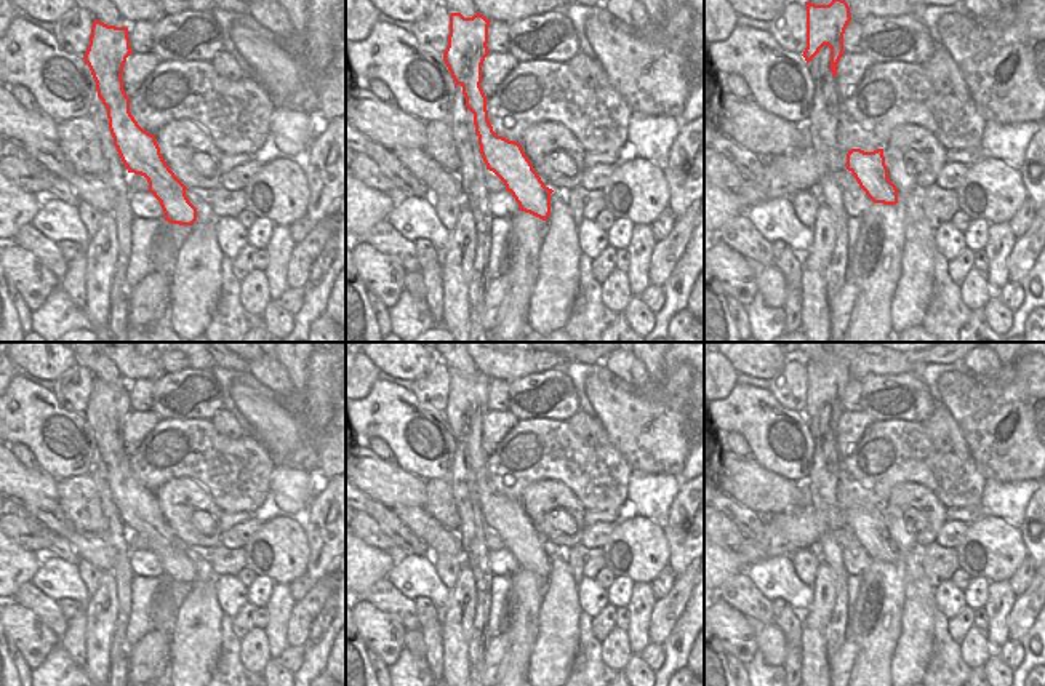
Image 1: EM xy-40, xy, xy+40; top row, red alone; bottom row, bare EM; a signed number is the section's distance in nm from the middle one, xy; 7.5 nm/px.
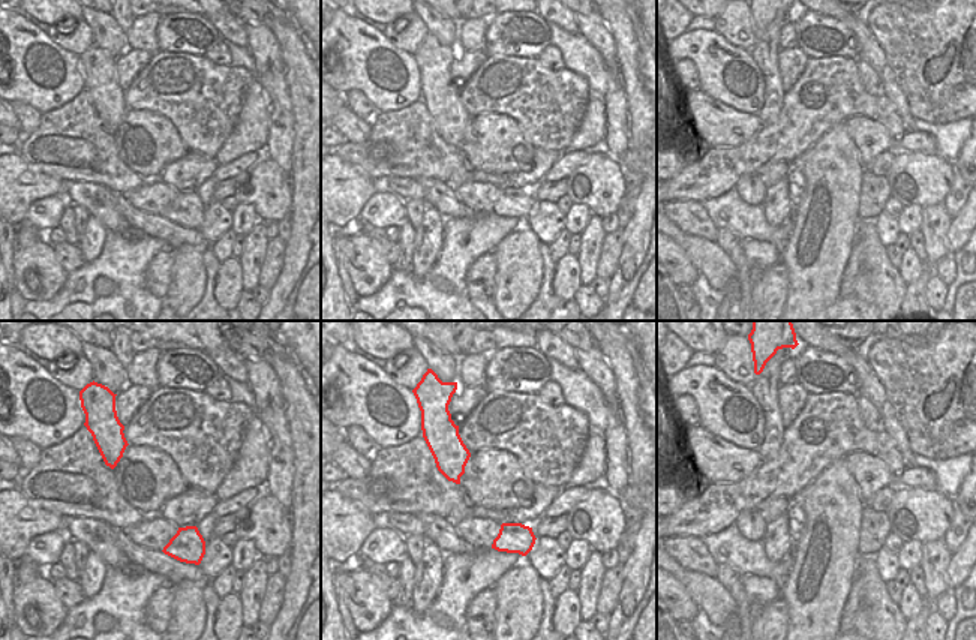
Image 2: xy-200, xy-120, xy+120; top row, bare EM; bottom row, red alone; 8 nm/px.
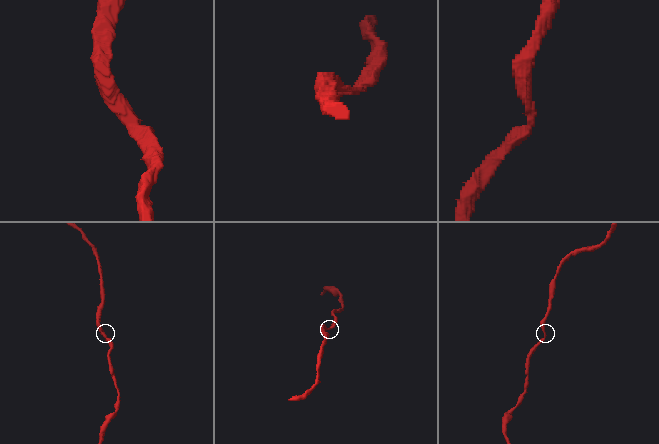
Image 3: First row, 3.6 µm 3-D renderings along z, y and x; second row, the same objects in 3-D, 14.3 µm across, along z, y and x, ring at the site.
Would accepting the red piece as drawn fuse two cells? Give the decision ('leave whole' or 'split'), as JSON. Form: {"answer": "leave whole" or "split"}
{"answer": "leave whole"}

